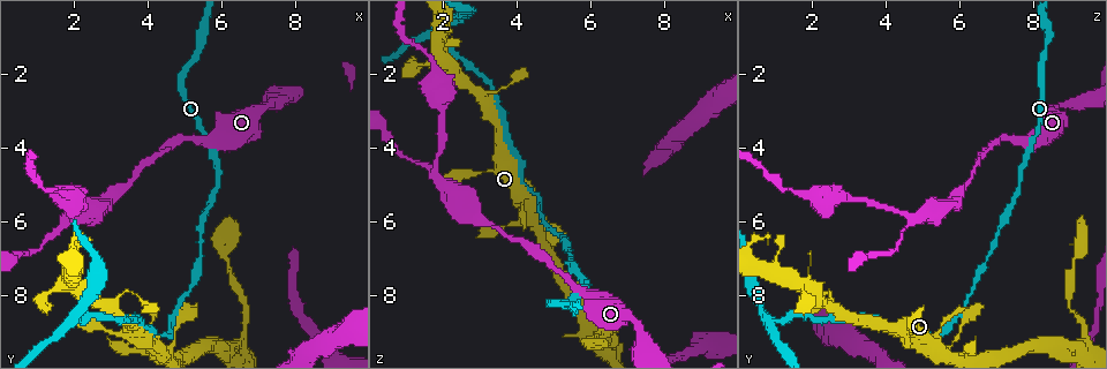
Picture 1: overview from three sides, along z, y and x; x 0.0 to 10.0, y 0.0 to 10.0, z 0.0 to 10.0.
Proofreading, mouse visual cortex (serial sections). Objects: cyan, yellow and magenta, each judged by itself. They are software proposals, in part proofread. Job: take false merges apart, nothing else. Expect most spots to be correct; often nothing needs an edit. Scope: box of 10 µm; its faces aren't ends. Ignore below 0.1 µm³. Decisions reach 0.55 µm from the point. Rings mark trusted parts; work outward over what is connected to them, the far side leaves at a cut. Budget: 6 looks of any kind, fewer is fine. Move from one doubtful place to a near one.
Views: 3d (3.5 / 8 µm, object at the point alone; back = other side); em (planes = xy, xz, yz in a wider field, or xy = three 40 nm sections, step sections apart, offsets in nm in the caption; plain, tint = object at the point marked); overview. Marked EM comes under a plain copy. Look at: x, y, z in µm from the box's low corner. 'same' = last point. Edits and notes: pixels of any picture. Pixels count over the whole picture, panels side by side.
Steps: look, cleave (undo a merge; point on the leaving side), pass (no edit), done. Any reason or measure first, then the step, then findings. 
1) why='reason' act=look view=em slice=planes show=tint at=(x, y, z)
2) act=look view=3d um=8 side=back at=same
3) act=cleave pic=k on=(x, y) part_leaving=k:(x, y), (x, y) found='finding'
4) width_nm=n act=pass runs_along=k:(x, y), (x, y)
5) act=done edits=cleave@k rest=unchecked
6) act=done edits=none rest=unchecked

why='three-way junction' act=look view=3d um=8 at=(1.85, 6.00, 4.65)

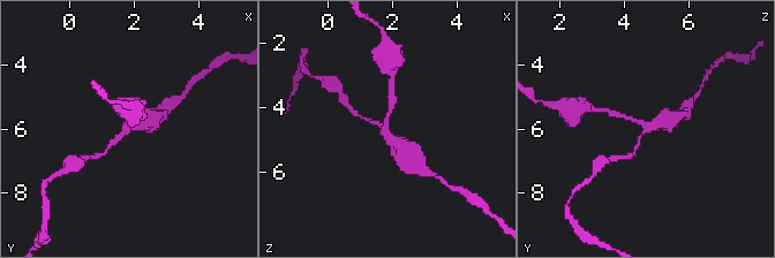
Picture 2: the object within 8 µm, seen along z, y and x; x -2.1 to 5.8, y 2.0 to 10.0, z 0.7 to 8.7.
why='zoom in' act=look view=3d um=3.5 at=same

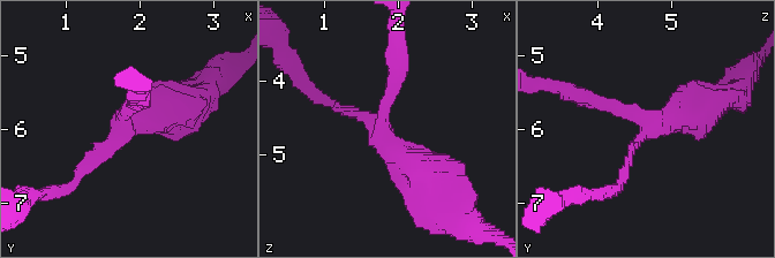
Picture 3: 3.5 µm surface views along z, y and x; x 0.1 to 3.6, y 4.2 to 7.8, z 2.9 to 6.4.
arms=3 arm_widths_nm=150,150,600 act=look view=em slice=xy step=1 show=tint at=(1.85, 5.95, 4.70)

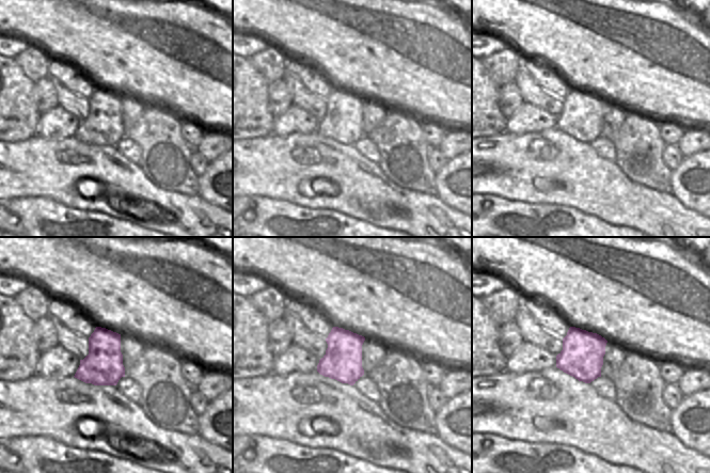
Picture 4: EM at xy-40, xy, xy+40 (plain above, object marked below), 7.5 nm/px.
width_nm=280 act=pass runs_along=3:(433, 182), (383, 141), (398, 67) found='continuous, no second cell'

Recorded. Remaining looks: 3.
why='thick turns thin' act=look view=3d um=3.5 at=(7.40, 2.85, 9.30)

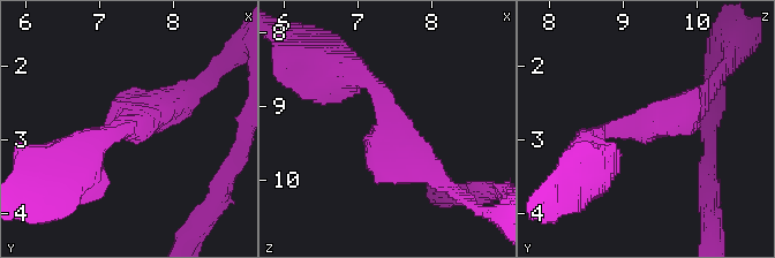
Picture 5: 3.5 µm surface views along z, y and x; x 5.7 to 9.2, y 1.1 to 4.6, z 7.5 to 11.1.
arm_widths_nm=250,500 act=look view=em slice=xy step=3 show=tint at=(7.50, 2.80, 9.35)

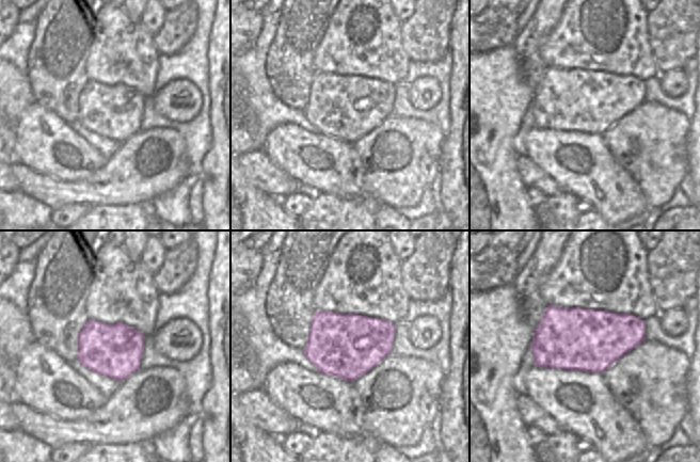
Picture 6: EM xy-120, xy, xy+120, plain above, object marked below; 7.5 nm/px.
act=pass runs_along=5:(356, 73), (438, 179) found='one cell here'

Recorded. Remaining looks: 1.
act=done edits=none rest=unchecked

